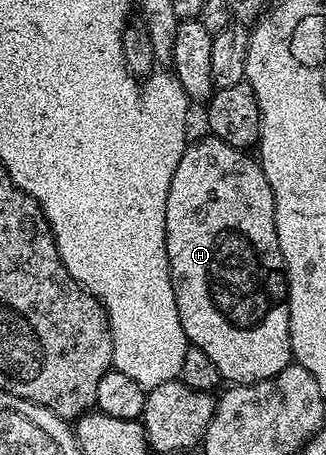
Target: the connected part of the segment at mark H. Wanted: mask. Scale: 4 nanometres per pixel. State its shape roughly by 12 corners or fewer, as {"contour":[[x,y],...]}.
{"contour":[[191,141],[168,188],[187,343],[227,383],[292,362],[272,188]]}

